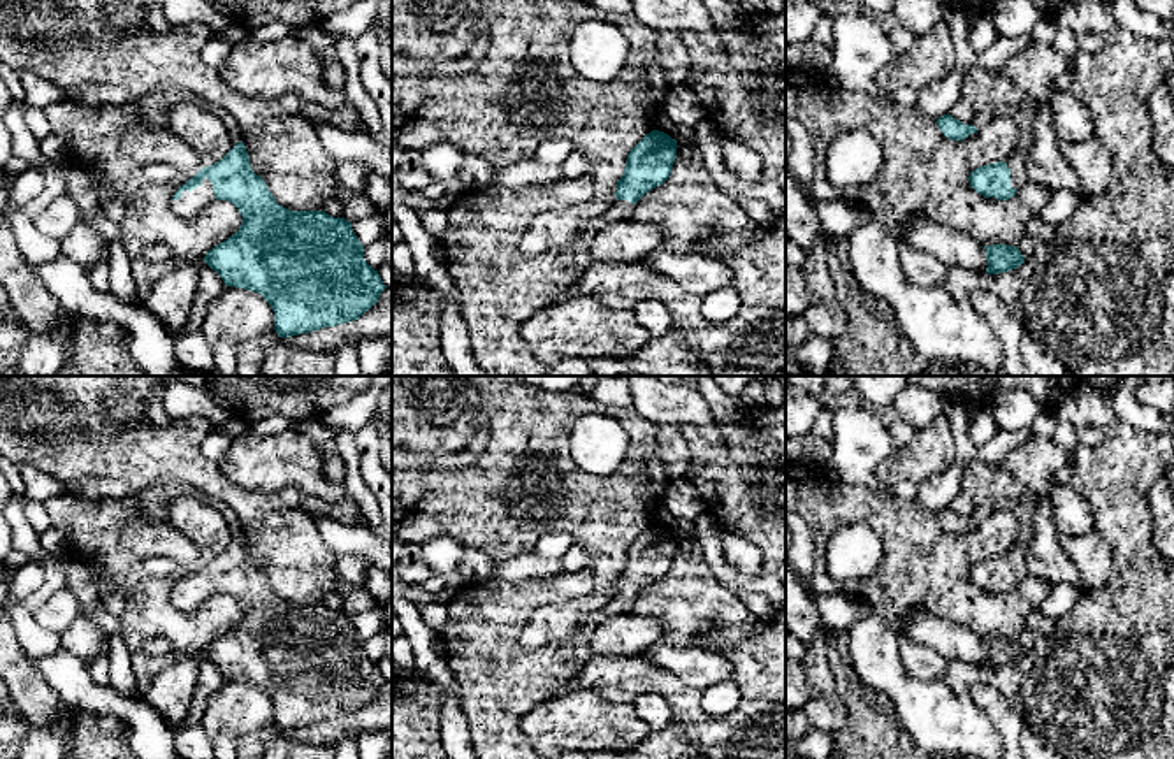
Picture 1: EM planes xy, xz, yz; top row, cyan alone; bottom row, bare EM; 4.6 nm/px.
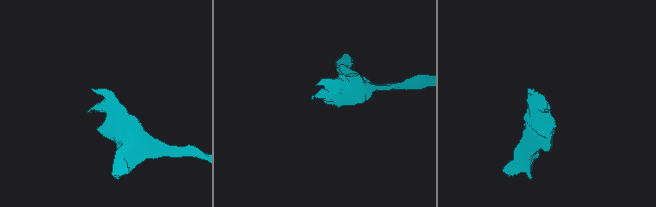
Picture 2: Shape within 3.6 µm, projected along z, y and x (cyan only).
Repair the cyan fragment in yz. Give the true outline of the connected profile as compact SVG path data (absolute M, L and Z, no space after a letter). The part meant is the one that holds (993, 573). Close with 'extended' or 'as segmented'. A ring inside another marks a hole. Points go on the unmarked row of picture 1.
M1023 490L1019 497L1000 499L998 508L1009 511L1018 520L1018 539L1007 555L982 559L970 566L970 580L991 594L1009 594L1030 573L1026 566L1026 552L1033 536L1033 513L1037 497Z | extended

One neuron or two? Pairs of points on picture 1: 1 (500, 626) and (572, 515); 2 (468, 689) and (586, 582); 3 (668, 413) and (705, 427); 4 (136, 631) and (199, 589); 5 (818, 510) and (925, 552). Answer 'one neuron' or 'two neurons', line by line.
1: two neurons
2: one neuron
3: one neuron
4: two neurons
5: one neuron

